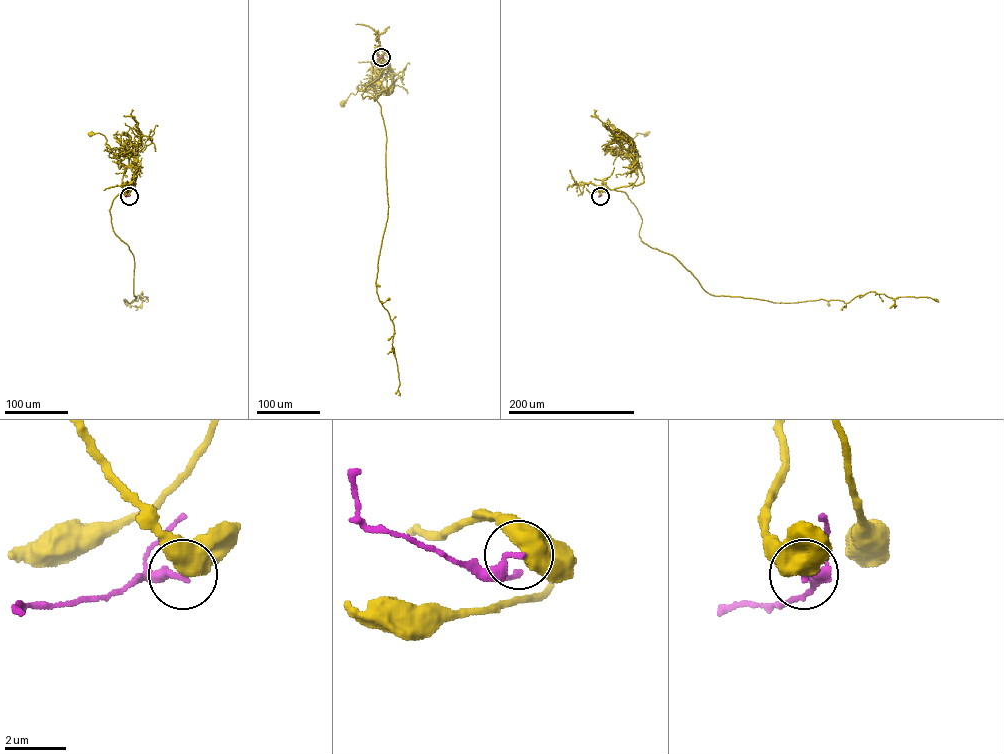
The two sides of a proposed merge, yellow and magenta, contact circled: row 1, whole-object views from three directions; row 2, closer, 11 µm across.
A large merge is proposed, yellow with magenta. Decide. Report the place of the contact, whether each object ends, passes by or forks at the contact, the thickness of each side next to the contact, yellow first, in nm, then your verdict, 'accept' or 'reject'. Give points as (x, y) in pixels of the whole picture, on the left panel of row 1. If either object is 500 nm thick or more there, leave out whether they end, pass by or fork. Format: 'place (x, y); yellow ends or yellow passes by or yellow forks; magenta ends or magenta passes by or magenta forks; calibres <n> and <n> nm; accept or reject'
place (129, 196); calibres 700 and 240 nm; reject

